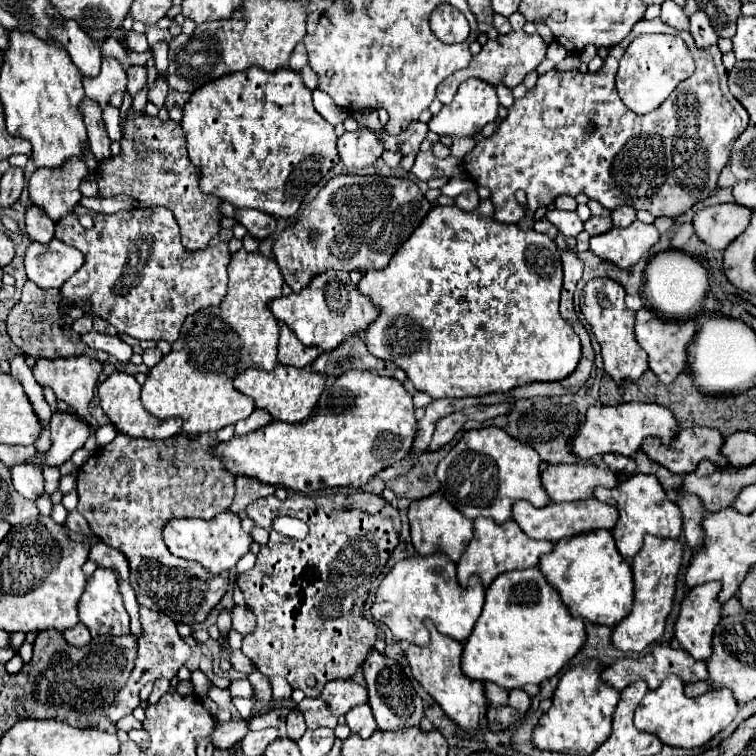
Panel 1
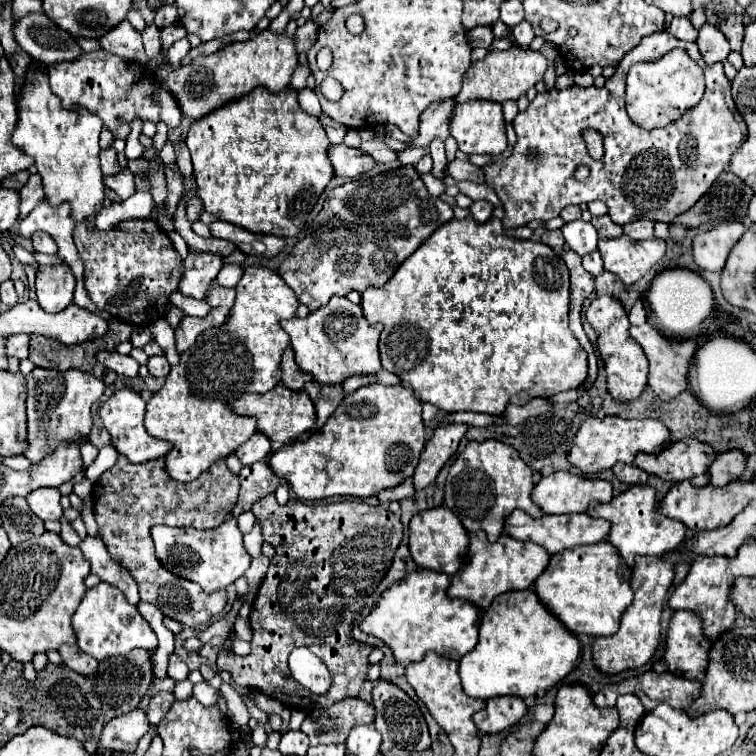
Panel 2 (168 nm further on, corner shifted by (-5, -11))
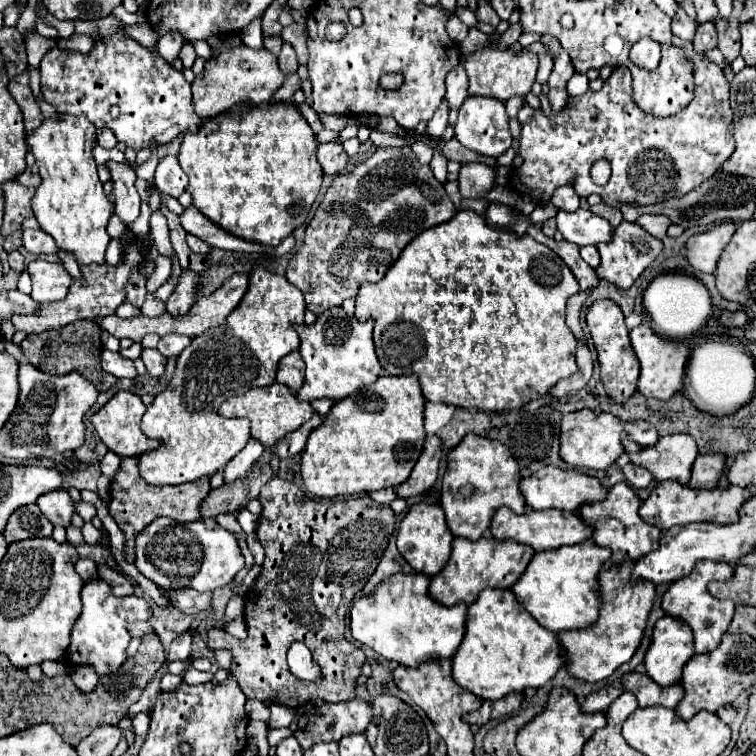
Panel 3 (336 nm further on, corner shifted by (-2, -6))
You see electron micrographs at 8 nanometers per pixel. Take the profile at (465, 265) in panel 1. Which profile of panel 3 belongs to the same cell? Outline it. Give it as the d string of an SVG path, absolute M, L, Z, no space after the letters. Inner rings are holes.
M461 210L449 222L443 222L441 226L433 226L433 230L425 230L425 234L413 238L413 242L409 242L409 246L404 248L399 260L387 270L381 282L359 286L359 292L355 296L354 316L360 322L375 320L375 332L373 332L375 352L385 372L391 376L415 372L419 376L423 396L429 402L445 402L459 408L477 408L481 412L505 412L505 410L521 408L523 404L547 394L547 390L551 390L557 384L557 380L571 376L577 370L575 364L577 342L569 326L565 324L567 300L577 292L579 292L577 278L573 278L569 266L565 266L565 262L557 254L553 254L553 250L539 244L531 236L517 238L515 234L509 234L499 226L491 226L485 222L483 216L479 216L473 210Z

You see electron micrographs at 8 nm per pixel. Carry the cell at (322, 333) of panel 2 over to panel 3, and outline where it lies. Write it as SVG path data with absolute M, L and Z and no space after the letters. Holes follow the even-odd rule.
M341 306L325 310L313 326L295 326L301 346L299 352L307 364L305 382L297 392L299 400L313 402L317 398L343 400L357 392L361 386L373 384L379 378L381 364L375 354L373 329L375 321L359 322L357 318L349 318Z

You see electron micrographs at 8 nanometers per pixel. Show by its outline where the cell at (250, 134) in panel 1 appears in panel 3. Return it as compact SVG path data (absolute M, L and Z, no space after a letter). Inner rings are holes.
M287 102L287 104L269 104L269 106L251 106L249 110L231 110L229 114L221 114L217 118L211 118L209 122L205 122L201 126L201 130L197 134L185 134L183 136L183 142L181 142L181 152L179 152L179 164L181 168L189 174L189 184L187 184L187 192L193 196L193 206L205 214L211 222L215 222L219 228L225 228L225 232L241 238L241 240L247 240L247 242L257 242L257 244L263 244L263 246L279 246L279 242L287 236L293 234L295 228L299 228L305 220L307 220L307 214L319 194L319 188L321 188L321 178L323 178L323 170L317 162L317 140L315 140L315 132L309 128L309 124L305 122L305 118L297 112L297 108Z

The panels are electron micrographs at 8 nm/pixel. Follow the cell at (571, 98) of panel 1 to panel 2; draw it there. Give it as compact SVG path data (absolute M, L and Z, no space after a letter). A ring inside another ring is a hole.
M668 31L646 35L640 45L624 55L616 73L604 87L592 85L584 89L572 85L568 89L552 87L550 91L538 93L528 109L516 115L514 131L518 141L512 155L482 167L486 185L496 191L504 205L504 229L516 229L532 219L548 221L558 217L568 205L582 205L596 199L608 205L608 215L618 225L636 219L670 223L676 215L700 201L714 179L726 169L734 151L738 151L748 137L748 127L730 97L730 81L724 75L722 63L706 65L696 43L680 41ZM672 47L684 49L702 67L706 75L706 91L700 103L674 123L646 131L632 123L624 109L626 73L634 63L662 57ZM584 129L598 129L604 135L604 157L600 161L588 155L582 141ZM580 165L590 167L590 175L584 181L574 177L574 171Z

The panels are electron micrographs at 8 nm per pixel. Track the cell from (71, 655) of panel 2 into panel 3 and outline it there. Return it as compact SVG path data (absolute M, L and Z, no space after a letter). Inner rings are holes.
M77 666L77 668L71 668L71 678L75 682L75 686L81 690L81 692L93 692L95 686L97 686L97 674L93 668L89 666Z

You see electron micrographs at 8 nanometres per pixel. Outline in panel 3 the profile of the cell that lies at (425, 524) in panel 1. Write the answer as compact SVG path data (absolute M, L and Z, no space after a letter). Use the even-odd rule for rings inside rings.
M427 502L413 504L409 508L409 512L405 514L405 518L399 526L399 532L397 532L397 548L399 548L401 556L409 562L409 566L415 572L421 572L425 576L433 576L433 574L437 574L437 570L441 570L441 566L445 566L445 562L449 560L451 542L453 542L453 534L447 528L441 506L433 506Z

